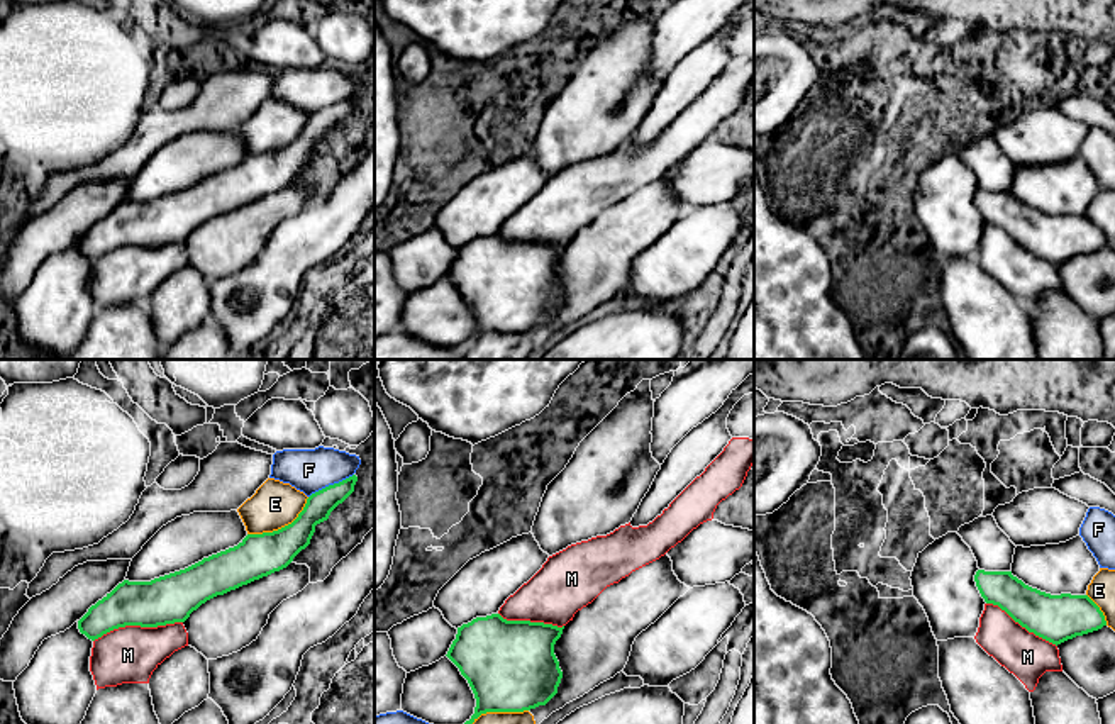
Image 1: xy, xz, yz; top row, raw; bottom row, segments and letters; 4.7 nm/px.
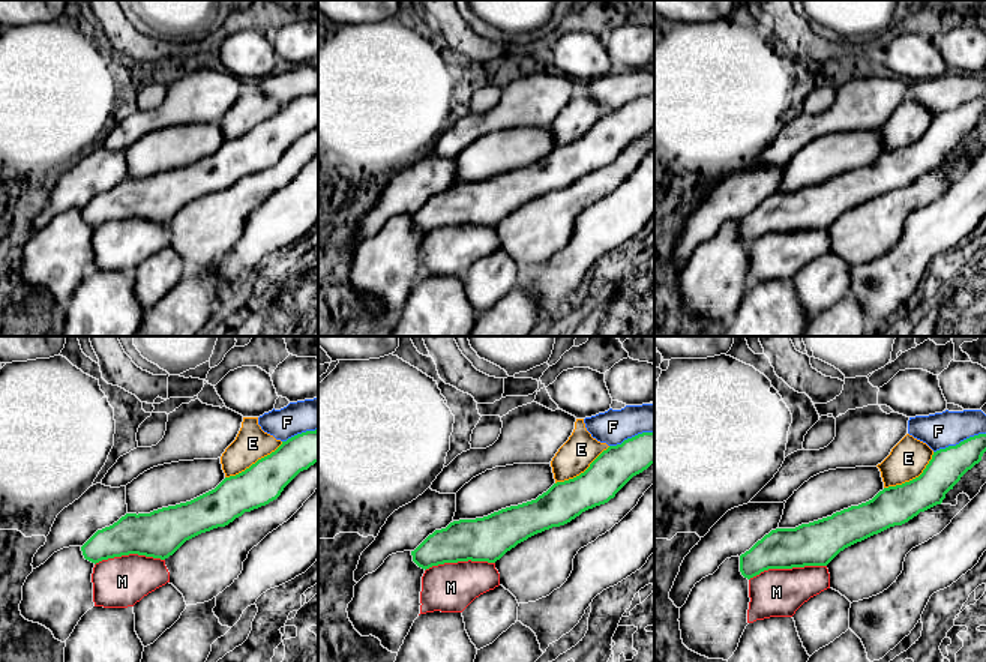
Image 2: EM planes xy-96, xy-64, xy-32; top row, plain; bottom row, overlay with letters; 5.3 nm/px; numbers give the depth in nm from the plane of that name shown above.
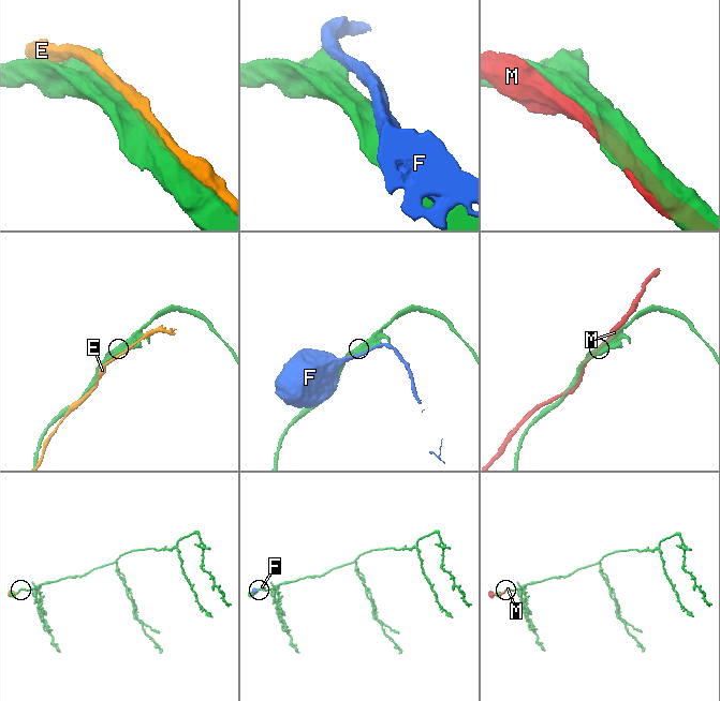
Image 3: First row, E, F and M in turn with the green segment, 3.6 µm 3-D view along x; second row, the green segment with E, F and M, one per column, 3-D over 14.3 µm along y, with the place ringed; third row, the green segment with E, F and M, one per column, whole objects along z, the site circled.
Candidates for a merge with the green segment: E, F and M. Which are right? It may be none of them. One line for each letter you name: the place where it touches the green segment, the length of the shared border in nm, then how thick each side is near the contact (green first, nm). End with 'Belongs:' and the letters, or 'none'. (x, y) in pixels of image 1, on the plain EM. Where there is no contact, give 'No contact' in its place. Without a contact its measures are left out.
Belongs: none

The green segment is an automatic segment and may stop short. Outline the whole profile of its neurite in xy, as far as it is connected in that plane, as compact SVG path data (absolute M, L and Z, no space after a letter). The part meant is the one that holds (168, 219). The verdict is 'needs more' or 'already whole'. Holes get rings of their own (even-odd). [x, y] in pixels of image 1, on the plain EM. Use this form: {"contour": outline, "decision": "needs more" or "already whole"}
{"contour": "M352 95L312 114L298 137L278 151L247 154L234 168L151 202L124 200L78 241L80 253L95 261L125 246L185 242L207 220L286 188L356 102Z", "decision": "already whole"}

